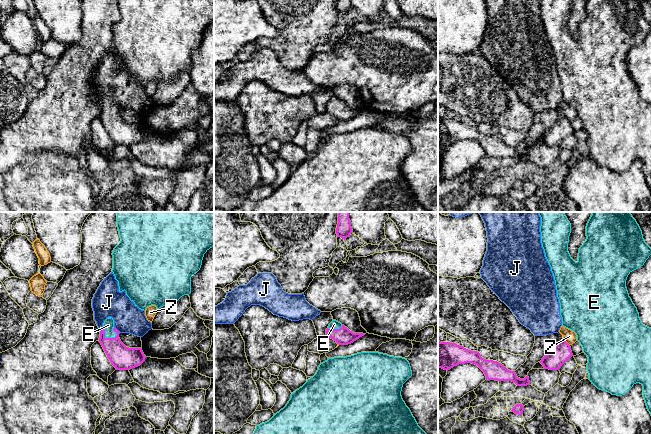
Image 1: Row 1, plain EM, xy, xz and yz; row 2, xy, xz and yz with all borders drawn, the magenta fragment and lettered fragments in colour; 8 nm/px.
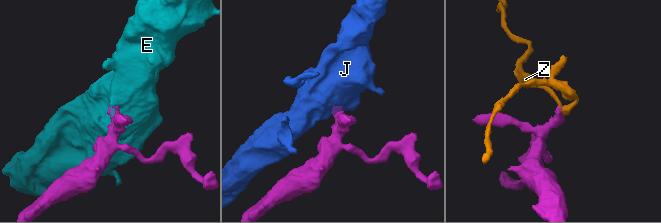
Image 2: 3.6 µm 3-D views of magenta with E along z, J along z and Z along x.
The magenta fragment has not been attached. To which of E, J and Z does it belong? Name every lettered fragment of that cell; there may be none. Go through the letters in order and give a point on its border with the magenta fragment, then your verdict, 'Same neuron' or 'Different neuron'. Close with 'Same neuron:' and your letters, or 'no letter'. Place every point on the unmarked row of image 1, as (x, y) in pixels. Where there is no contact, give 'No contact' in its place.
E: Touches magenta at xy (107, 114). Same neuron
J: Touches magenta at xy (116, 105). Different neuron
Z: Touches magenta at yz (566, 118). Different neuron
Same neuron: E

